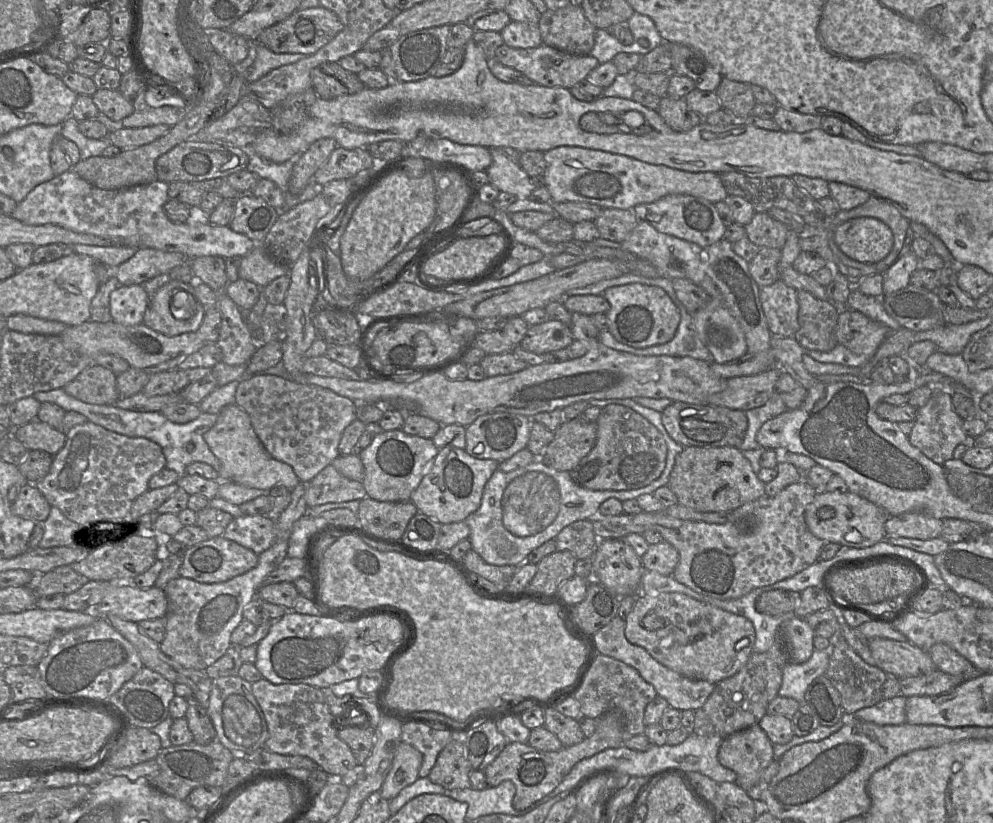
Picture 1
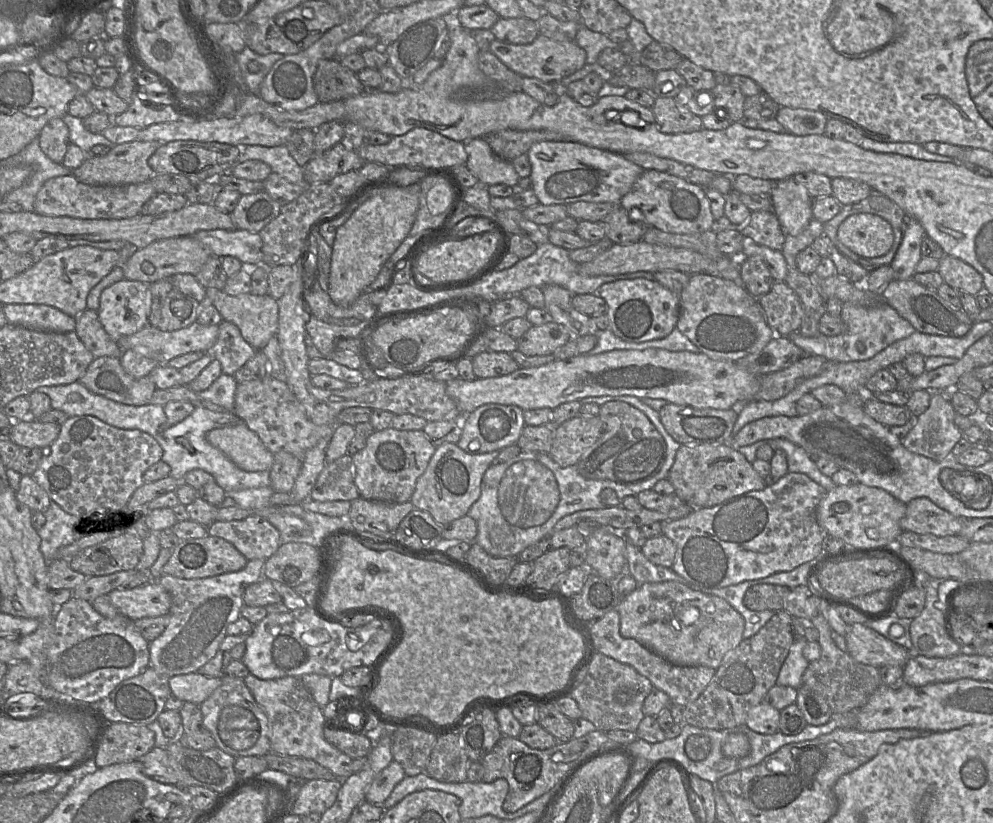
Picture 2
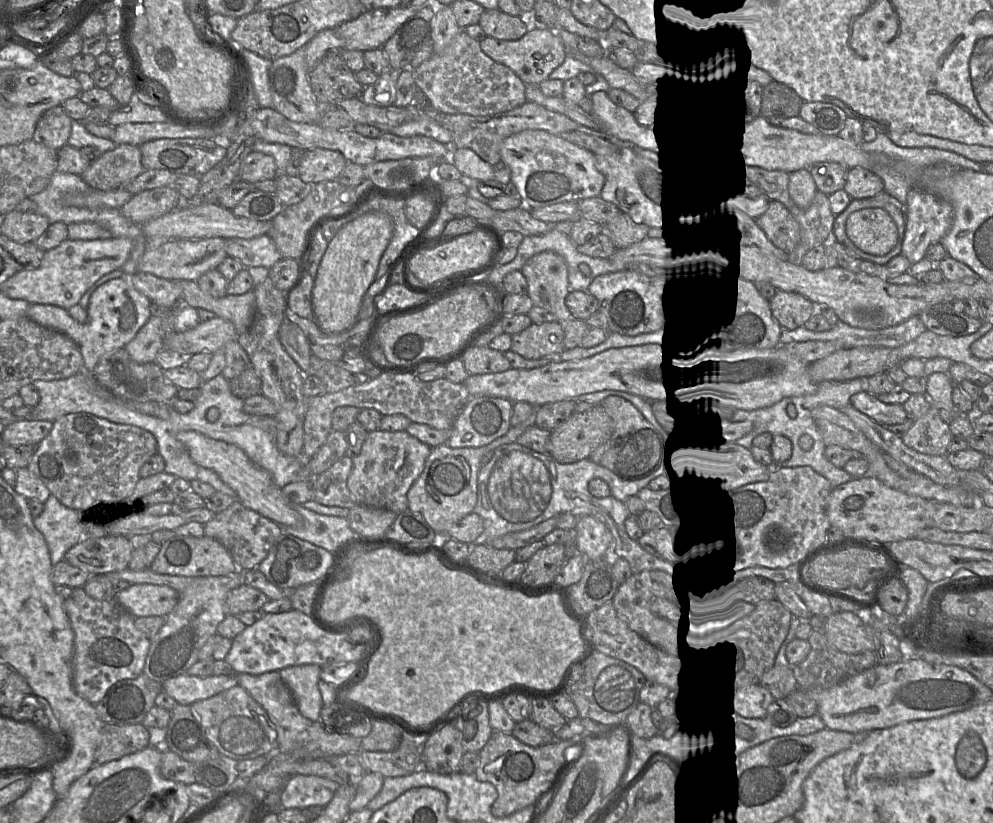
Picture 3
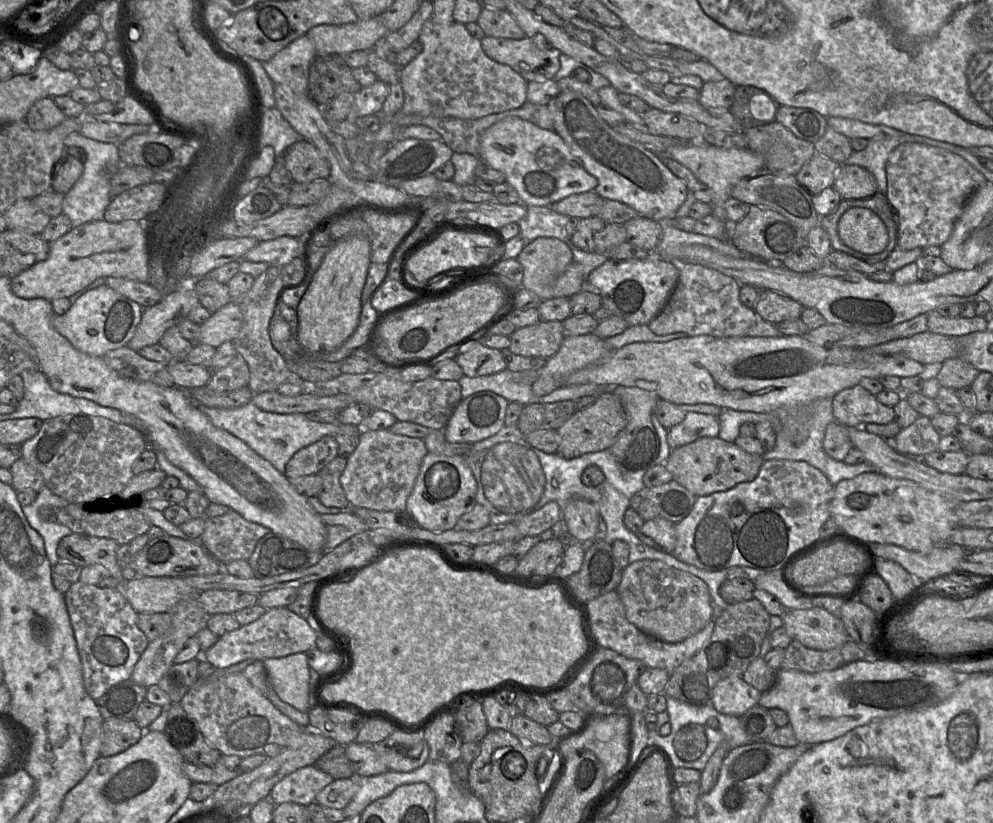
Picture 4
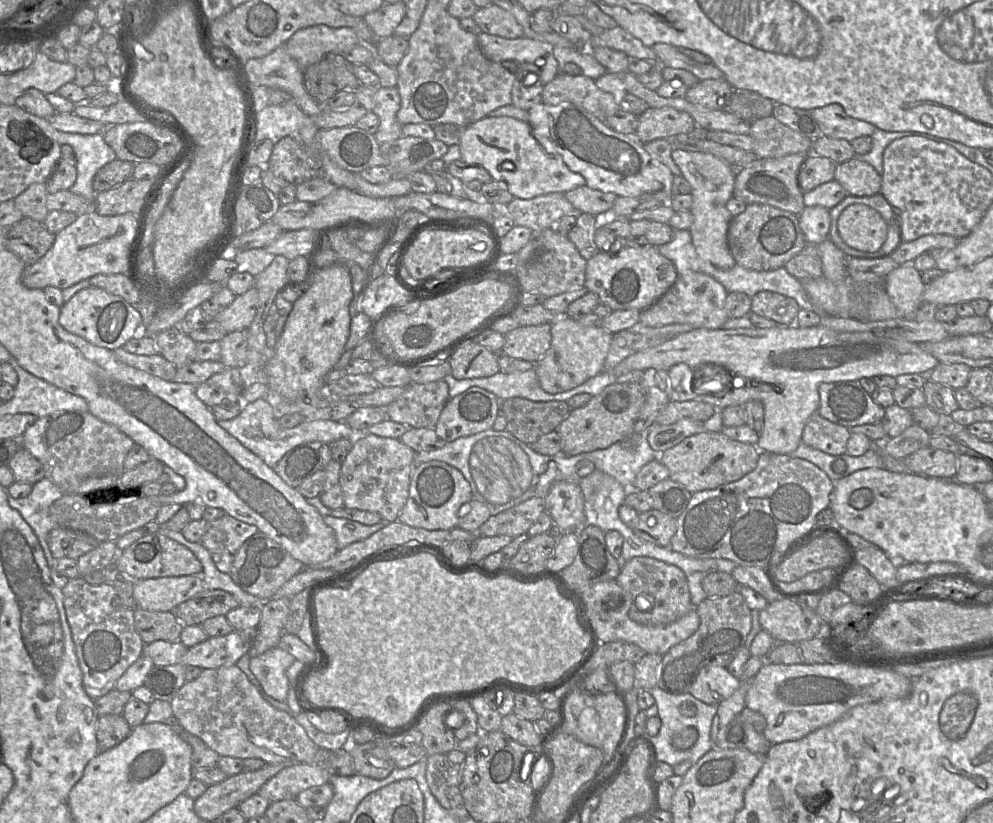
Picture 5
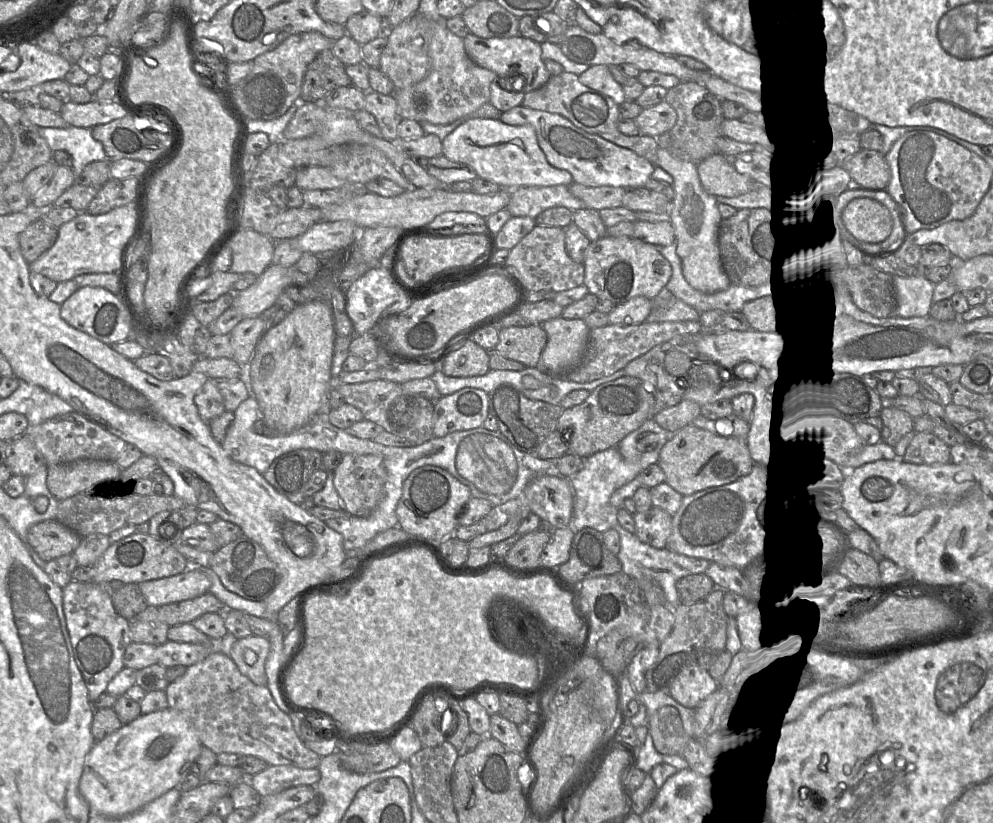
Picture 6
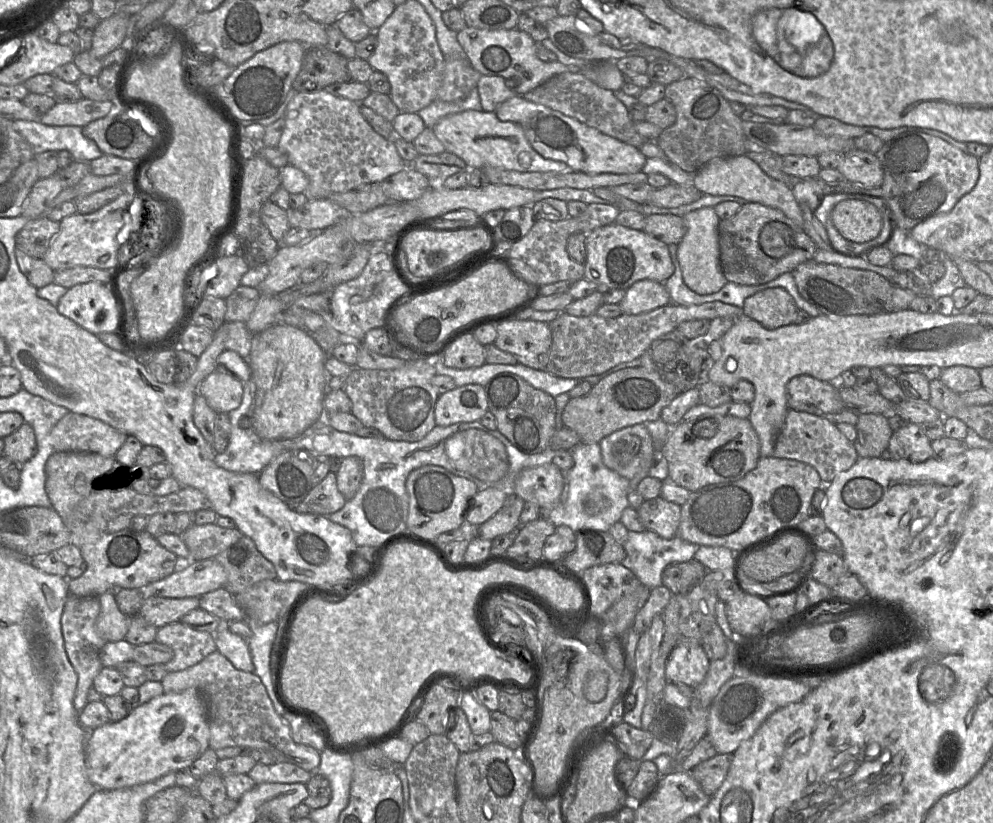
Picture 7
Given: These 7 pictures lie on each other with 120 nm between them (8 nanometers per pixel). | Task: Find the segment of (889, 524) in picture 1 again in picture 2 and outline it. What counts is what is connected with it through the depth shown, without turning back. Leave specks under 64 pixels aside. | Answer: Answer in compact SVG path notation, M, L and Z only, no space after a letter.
M920 497L907 504L900 526L902 532L932 534L938 537L955 536L961 531L962 520L941 509L930 499Z

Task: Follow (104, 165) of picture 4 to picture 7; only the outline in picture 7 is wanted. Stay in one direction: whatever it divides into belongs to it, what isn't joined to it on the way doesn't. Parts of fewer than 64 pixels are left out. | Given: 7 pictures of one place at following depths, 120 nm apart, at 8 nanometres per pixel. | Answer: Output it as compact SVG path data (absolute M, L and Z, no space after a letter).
M12 120L12 126L27 140L35 156L46 151L67 150L75 161L92 161L104 155L97 144L83 134L83 127L49 126L27 120Z

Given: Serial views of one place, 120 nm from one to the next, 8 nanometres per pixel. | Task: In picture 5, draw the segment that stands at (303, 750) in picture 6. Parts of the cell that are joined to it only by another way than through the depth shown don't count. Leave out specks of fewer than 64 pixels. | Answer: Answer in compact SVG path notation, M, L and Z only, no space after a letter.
M236 664L203 669L198 678L186 681L170 703L178 724L203 740L220 756L260 758L266 764L313 763L319 749L293 715L273 707Z

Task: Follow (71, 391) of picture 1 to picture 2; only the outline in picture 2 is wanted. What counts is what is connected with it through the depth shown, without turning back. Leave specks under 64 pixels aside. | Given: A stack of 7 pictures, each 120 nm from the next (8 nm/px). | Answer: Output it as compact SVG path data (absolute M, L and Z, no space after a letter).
M94 358L78 380L92 393L133 406L150 404L157 390L150 376L135 378L121 365L120 358Z

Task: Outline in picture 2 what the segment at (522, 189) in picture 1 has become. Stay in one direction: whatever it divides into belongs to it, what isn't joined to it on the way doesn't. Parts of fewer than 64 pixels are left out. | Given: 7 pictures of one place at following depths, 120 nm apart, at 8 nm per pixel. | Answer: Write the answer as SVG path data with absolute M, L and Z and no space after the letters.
M485 137L473 138L462 142L467 153L467 168L484 185L506 184L515 186L520 177L511 161L497 156Z

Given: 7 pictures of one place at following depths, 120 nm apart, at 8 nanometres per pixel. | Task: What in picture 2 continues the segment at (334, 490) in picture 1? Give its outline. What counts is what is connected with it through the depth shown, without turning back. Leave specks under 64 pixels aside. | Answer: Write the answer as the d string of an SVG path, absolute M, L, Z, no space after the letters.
M349 454L326 463L310 494L312 500L319 502L353 501L359 497L354 482L354 464Z

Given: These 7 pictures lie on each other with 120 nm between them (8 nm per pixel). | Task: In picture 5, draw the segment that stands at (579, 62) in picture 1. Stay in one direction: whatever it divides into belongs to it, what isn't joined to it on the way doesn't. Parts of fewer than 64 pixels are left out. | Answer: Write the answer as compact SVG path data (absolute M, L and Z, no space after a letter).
M481 32L477 35L479 47L484 56L496 63L513 62L517 71L514 74L518 81L523 84L523 77L527 74L536 74L536 83L534 86L545 86L558 75L558 62L553 55L554 46L550 43L538 41L526 37L517 39L507 39L496 35L490 35Z

